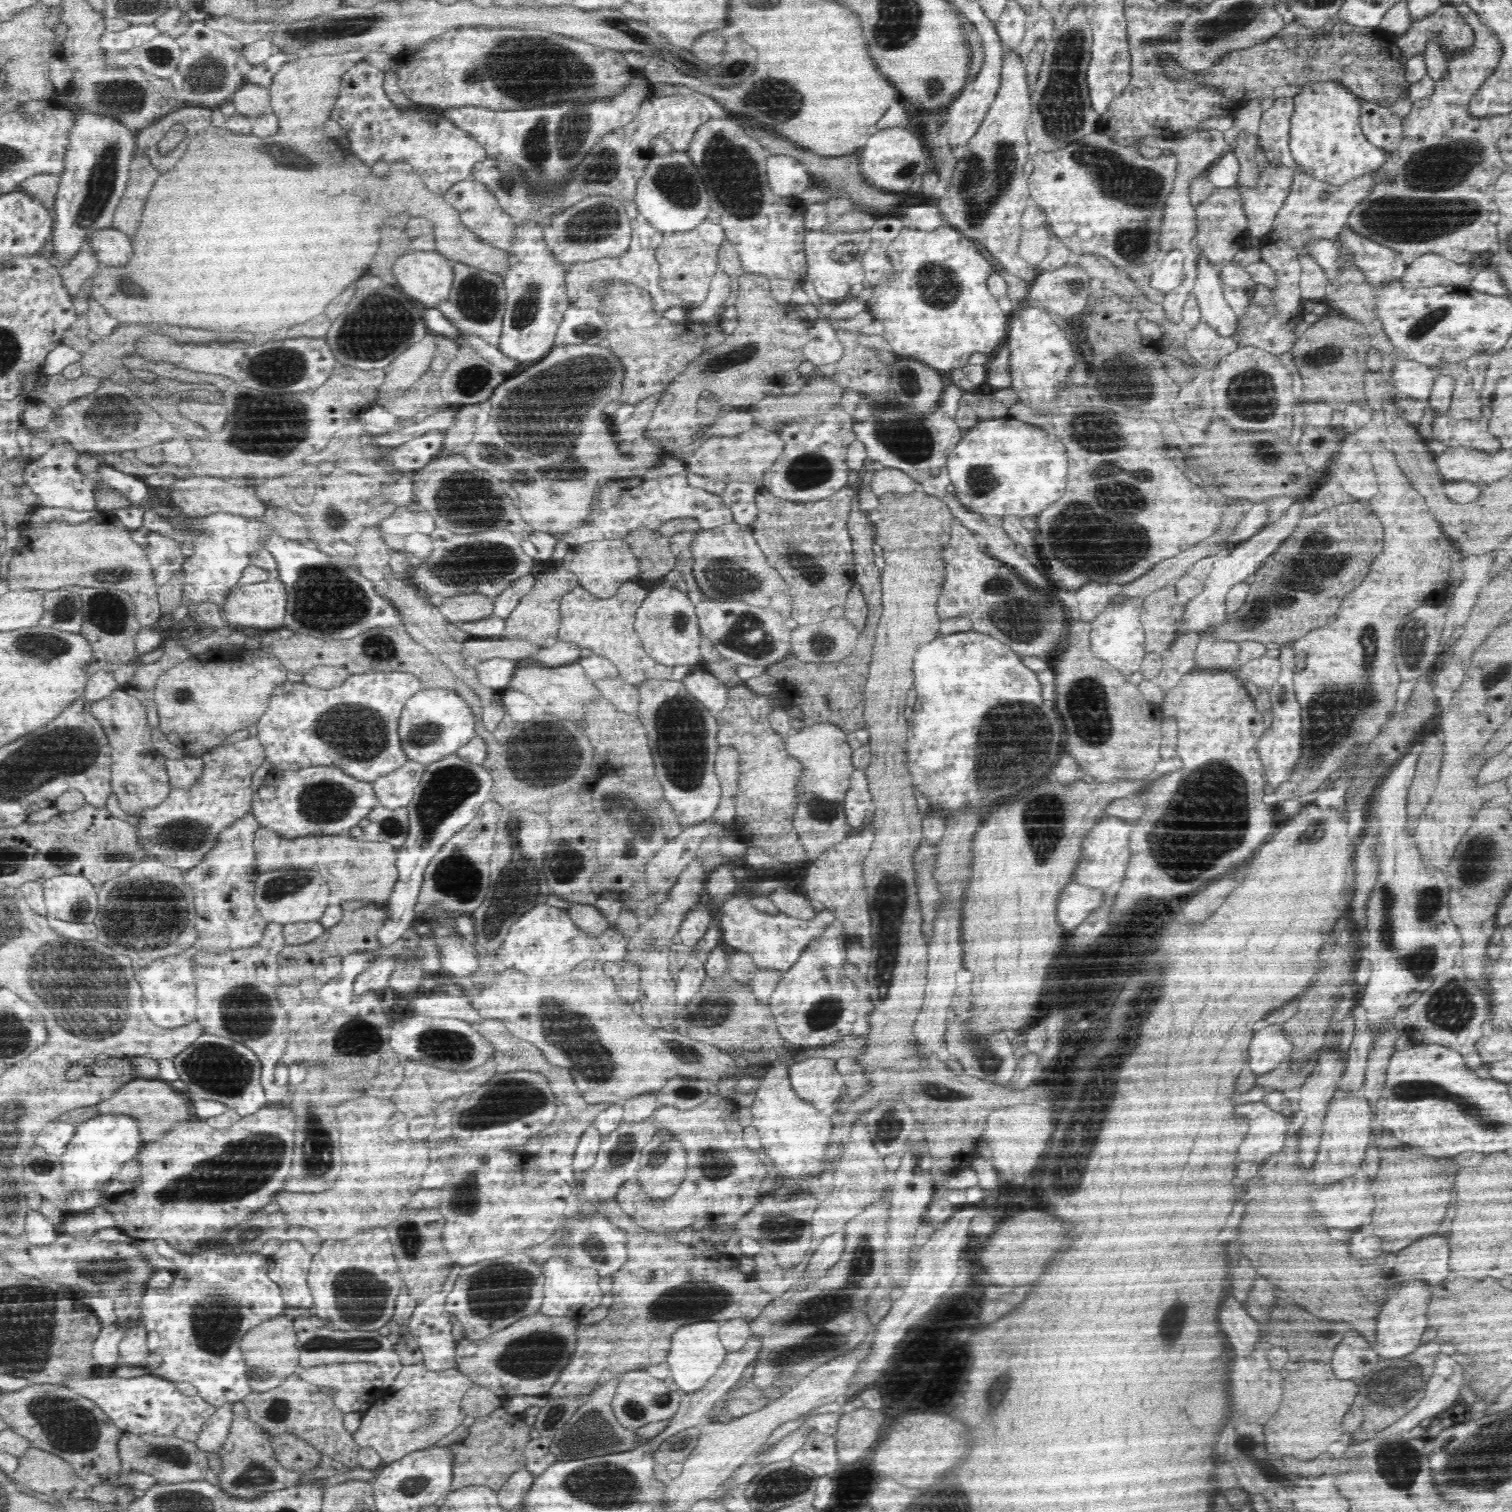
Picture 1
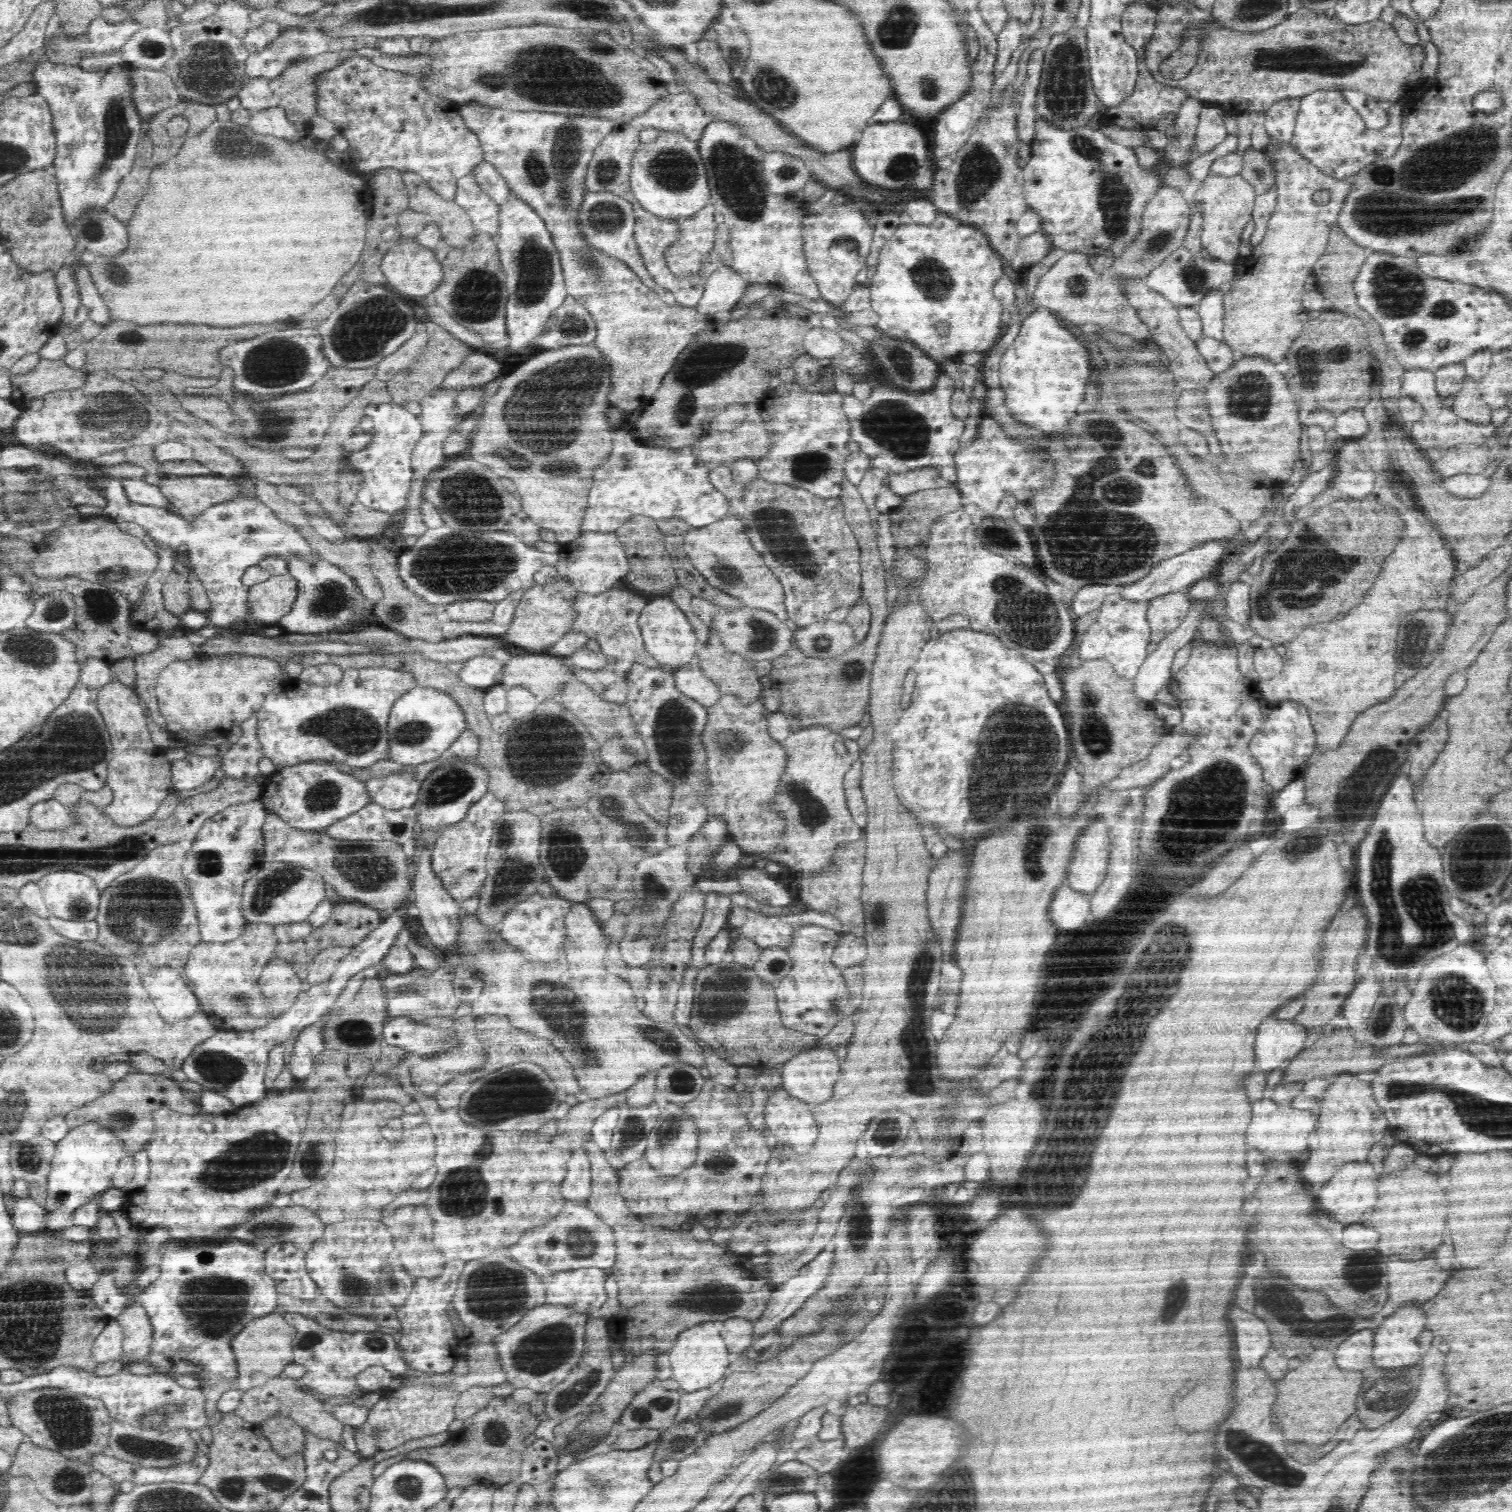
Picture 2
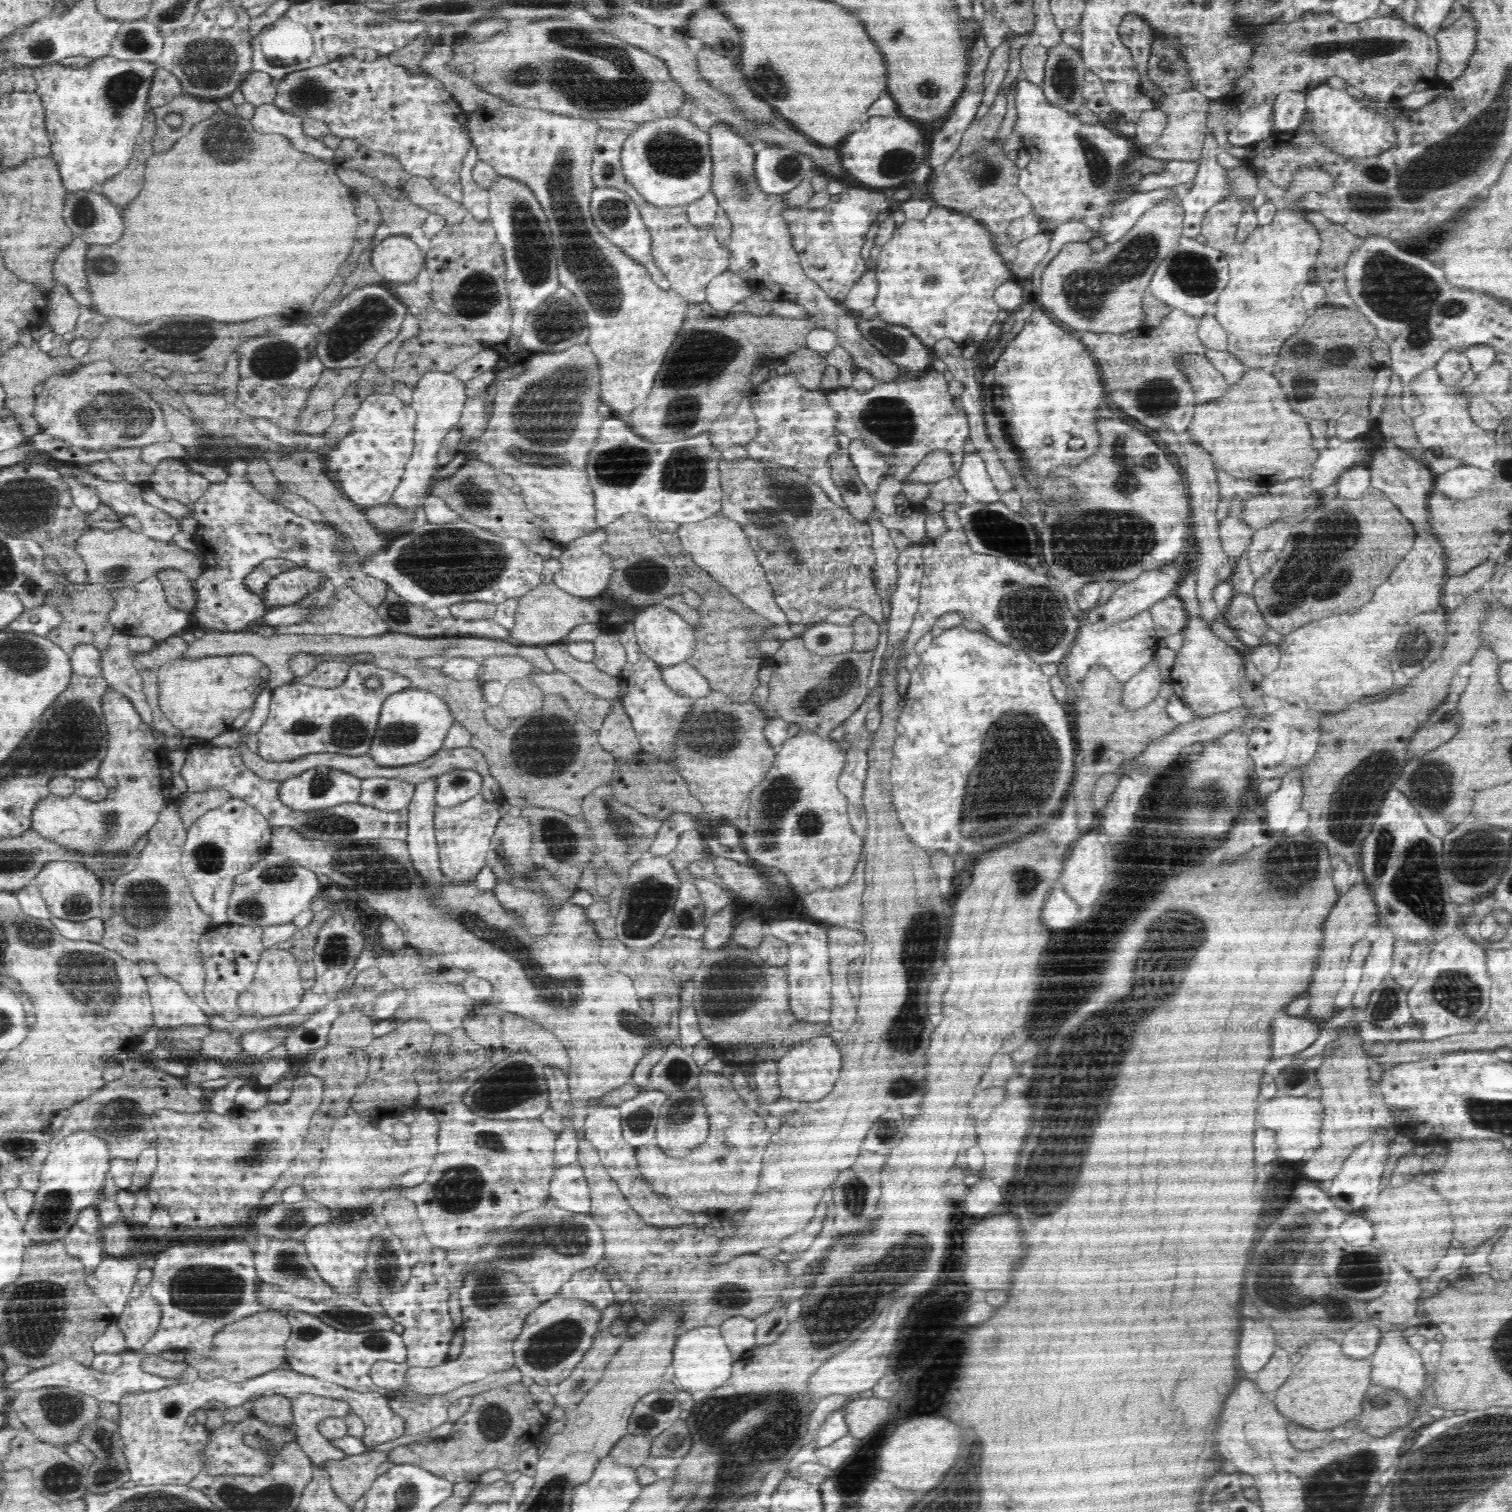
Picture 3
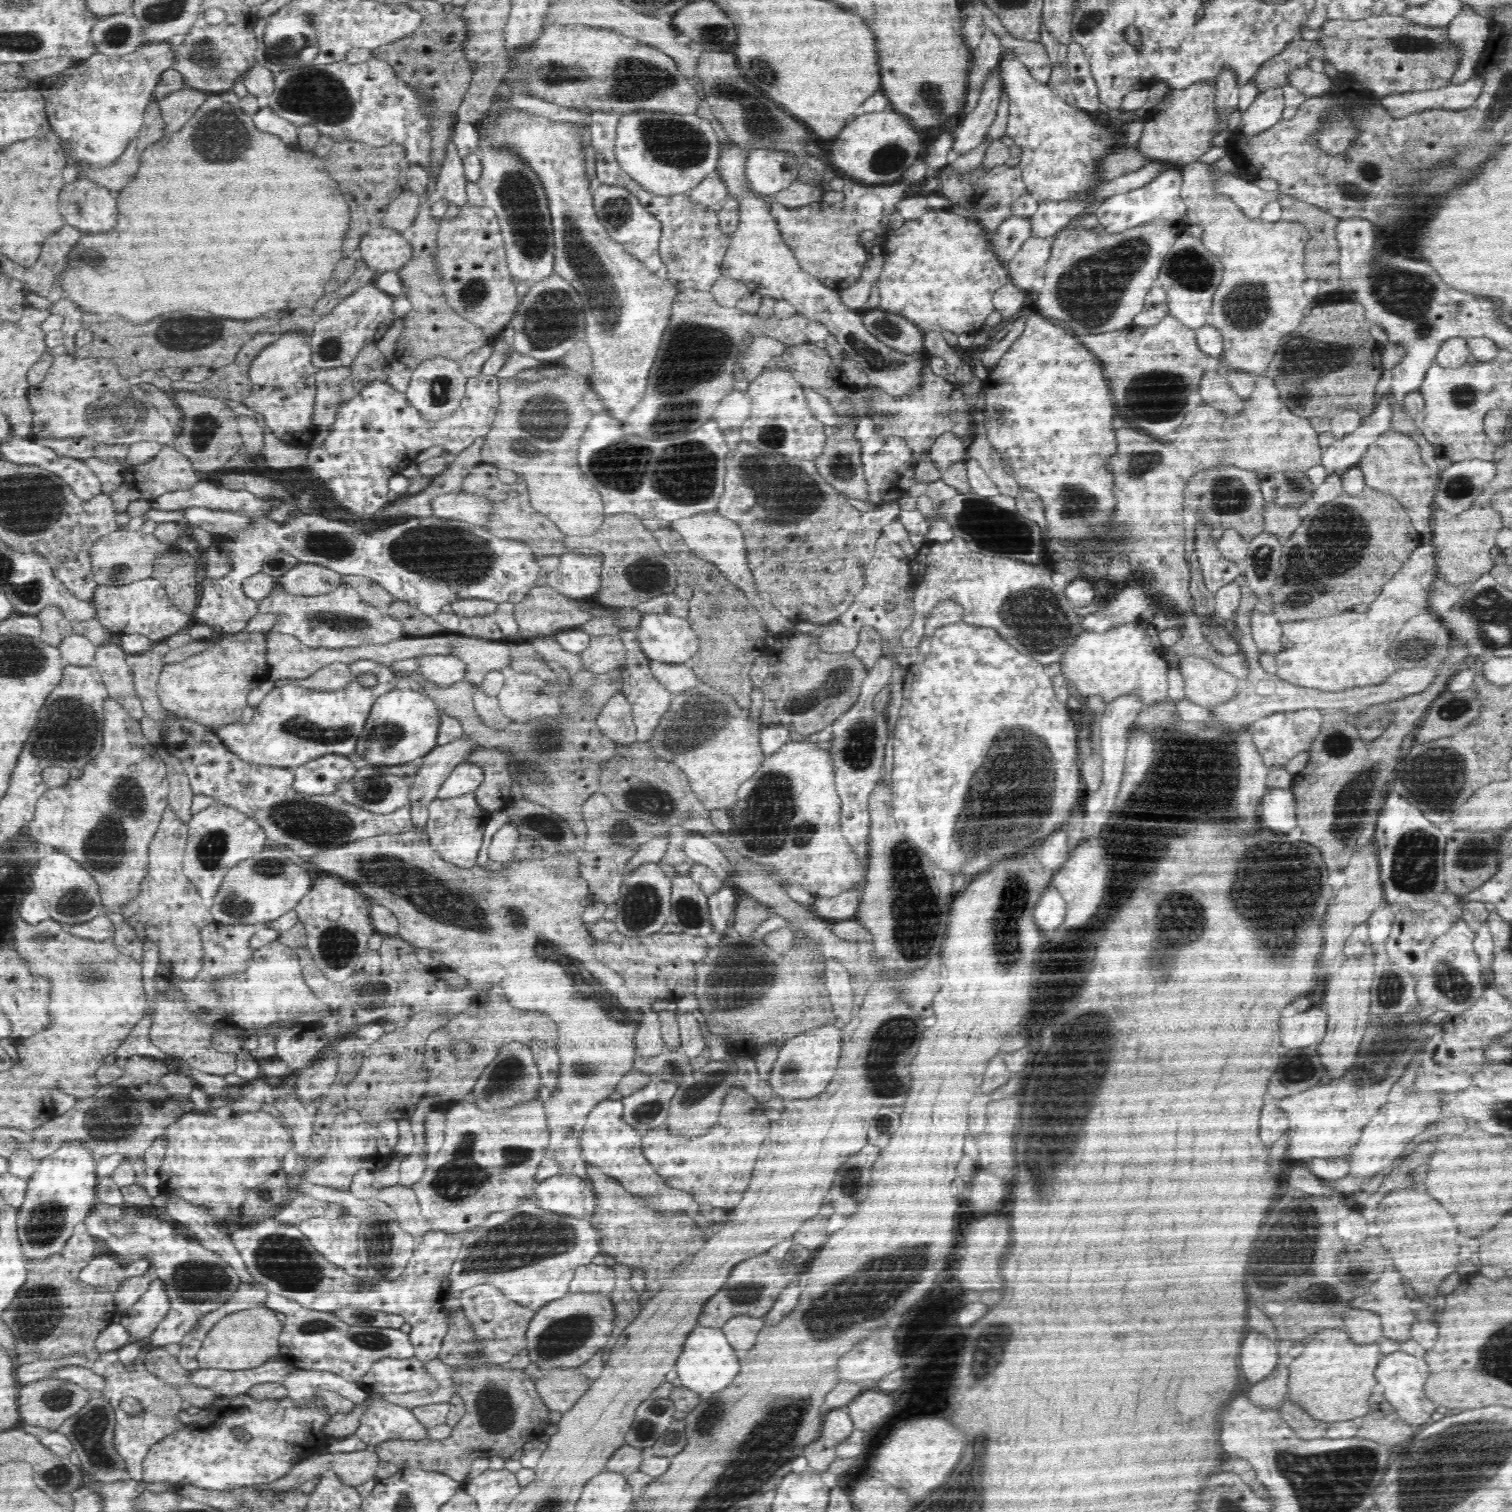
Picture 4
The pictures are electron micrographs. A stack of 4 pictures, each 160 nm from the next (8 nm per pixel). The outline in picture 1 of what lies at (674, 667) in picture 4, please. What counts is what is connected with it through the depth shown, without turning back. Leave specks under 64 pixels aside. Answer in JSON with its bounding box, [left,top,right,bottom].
[682,667,728,716]

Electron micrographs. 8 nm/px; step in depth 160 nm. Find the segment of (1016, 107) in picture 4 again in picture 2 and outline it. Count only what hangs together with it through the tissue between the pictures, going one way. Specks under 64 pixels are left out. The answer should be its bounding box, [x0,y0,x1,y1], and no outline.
[1022,116,1171,258]

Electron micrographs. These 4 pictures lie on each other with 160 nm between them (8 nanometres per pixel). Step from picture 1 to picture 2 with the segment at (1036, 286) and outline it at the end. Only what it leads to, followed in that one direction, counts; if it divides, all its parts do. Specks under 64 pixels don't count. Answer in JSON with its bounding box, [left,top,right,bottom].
[1032,174,1256,340]

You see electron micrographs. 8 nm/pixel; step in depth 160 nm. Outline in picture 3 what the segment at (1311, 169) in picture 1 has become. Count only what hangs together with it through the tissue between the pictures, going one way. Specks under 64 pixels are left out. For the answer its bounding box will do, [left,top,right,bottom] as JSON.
[1301,85,1396,160]

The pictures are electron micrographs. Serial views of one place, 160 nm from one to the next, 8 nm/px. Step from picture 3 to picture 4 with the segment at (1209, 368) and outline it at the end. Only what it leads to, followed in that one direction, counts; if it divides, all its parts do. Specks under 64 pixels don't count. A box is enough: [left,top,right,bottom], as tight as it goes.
[1199,368,1244,416]

